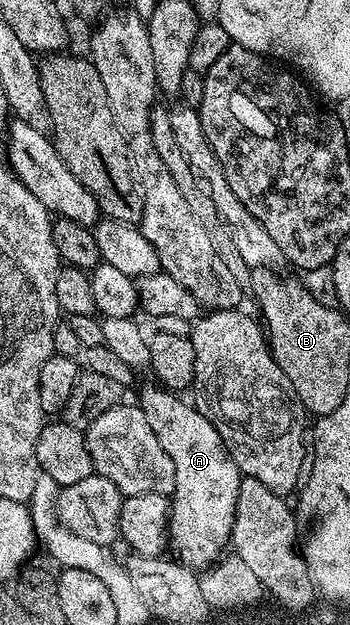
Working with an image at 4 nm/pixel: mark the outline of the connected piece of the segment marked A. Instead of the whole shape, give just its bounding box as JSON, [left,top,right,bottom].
[139,384,243,568]

